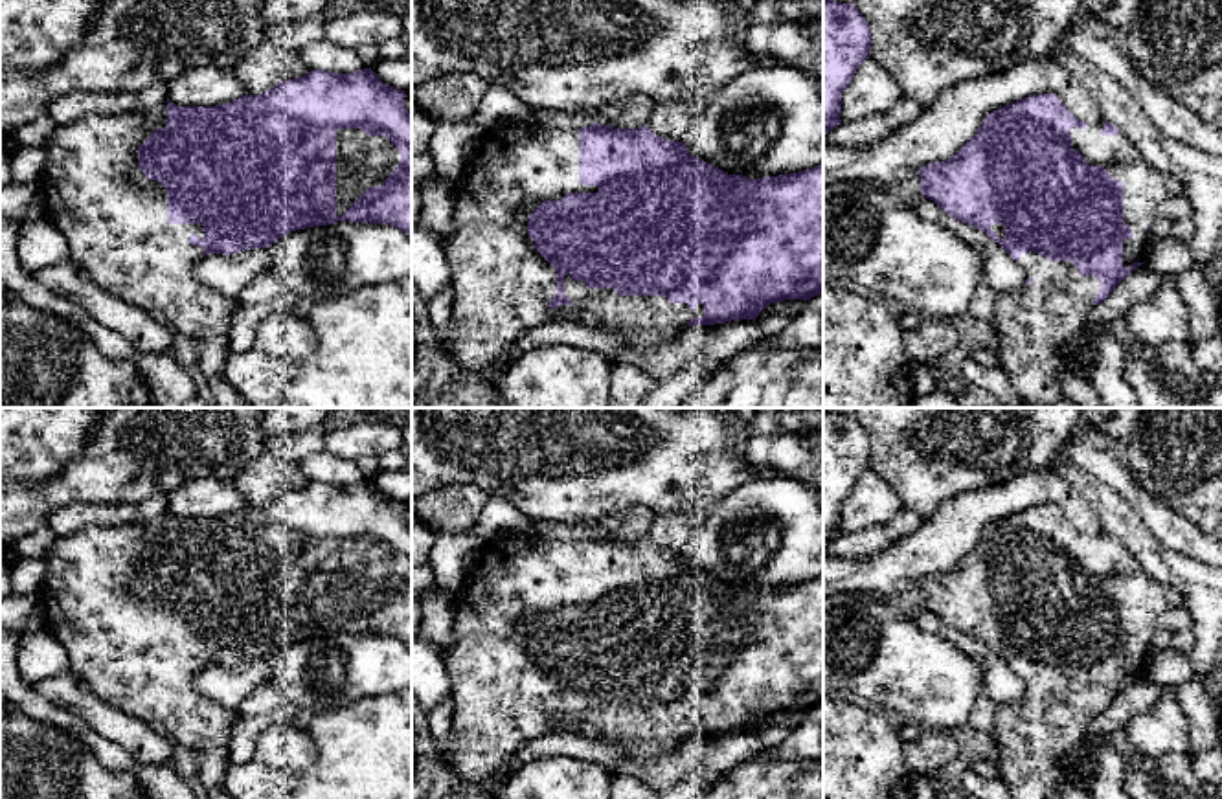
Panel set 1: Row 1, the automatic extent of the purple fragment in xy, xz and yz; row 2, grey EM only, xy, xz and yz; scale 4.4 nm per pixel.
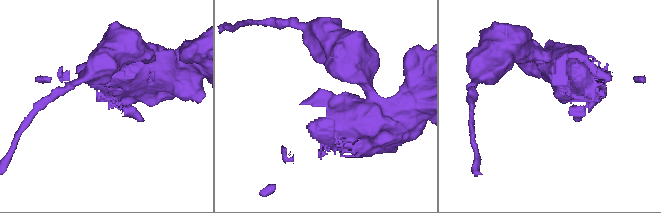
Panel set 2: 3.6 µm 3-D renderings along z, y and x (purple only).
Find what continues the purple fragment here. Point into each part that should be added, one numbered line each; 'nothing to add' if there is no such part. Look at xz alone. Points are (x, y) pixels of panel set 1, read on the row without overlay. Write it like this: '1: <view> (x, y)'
1: xz (502, 698)

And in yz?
1: yz (1143, 599)

